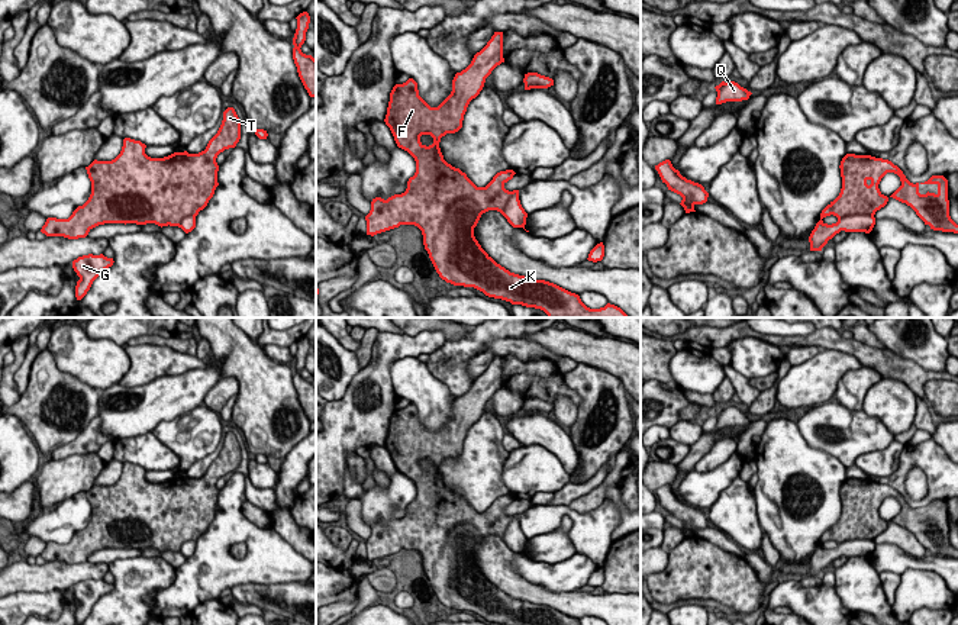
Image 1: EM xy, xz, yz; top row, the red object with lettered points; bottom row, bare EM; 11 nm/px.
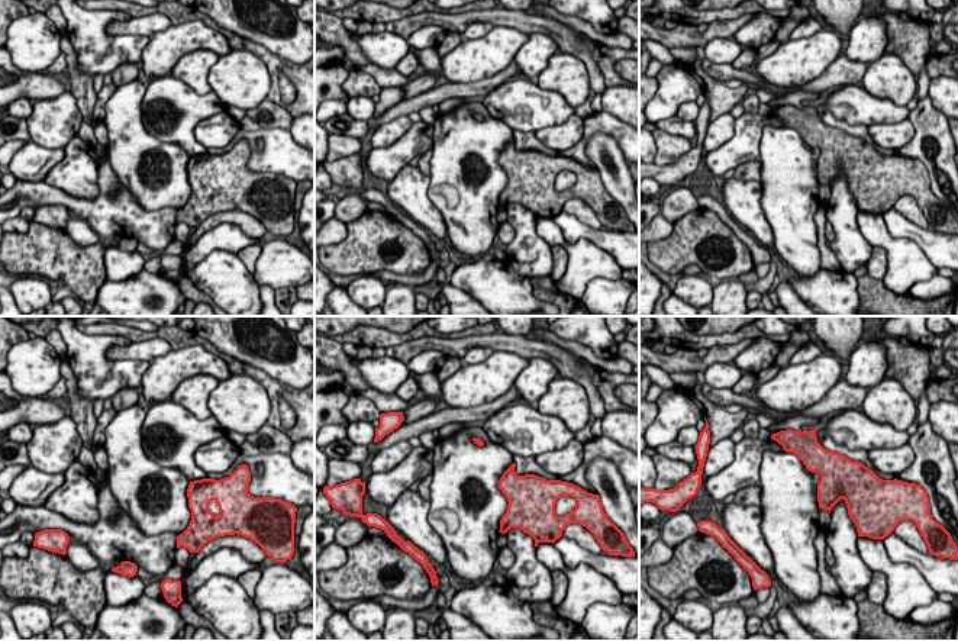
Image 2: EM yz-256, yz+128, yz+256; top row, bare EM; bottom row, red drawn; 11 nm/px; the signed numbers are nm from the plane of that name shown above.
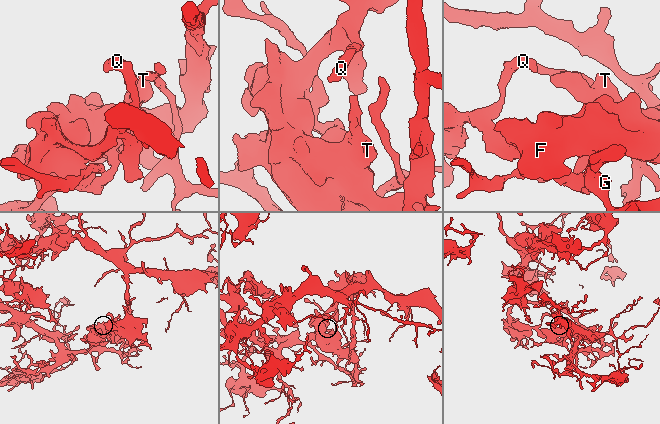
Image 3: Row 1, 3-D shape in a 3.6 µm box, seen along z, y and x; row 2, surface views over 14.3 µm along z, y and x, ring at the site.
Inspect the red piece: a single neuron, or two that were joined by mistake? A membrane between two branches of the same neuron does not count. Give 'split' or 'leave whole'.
split

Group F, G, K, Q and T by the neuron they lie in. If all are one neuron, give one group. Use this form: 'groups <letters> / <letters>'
groups F K Q T / G

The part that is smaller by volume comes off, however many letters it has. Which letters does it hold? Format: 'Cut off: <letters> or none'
Cut off: G

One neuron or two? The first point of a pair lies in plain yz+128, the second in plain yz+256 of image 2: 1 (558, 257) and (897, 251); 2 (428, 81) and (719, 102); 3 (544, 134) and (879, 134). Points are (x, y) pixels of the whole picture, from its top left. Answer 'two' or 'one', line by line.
1: two
2: one
3: one

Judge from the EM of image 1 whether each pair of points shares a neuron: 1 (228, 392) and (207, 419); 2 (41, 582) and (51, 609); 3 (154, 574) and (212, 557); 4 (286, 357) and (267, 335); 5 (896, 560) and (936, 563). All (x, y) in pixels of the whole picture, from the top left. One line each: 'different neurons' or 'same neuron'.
1: different neurons
2: different neurons
3: different neurons
4: different neurons
5: same neuron

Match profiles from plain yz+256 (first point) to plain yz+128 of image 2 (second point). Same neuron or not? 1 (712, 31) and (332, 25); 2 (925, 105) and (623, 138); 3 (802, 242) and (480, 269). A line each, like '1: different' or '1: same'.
1: different
2: different
3: different

